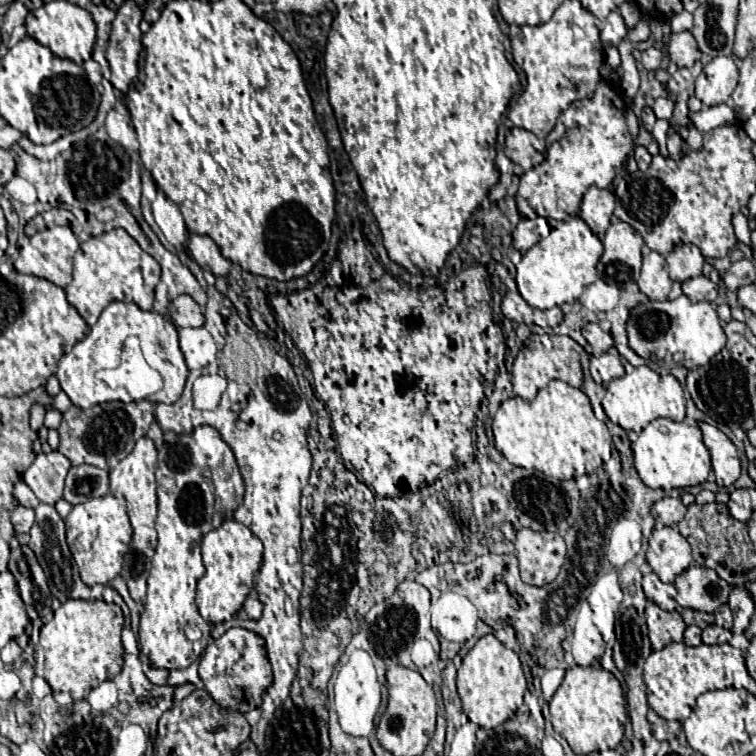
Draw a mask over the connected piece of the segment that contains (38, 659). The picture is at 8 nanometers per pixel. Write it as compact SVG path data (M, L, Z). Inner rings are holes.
M67 600L55 610L51 622L41 628L41 640L35 648L35 674L45 678L53 692L67 692L73 700L85 700L89 692L105 680L113 680L123 668L123 614L115 604L103 600Z

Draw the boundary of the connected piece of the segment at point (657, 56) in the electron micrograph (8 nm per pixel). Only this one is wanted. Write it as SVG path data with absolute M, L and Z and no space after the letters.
M647 48L641 52L641 62L647 70L657 70L661 66L661 60L663 60L663 54L657 48Z

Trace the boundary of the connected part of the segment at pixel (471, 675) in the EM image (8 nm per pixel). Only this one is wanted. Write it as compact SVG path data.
M493 634L483 636L463 658L463 666L457 670L457 692L463 702L463 712L471 722L481 728L495 728L511 718L523 704L527 680L519 662L519 656L505 648Z

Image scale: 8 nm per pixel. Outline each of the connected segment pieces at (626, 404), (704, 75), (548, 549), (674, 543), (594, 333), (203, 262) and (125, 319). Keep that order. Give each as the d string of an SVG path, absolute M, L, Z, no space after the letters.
M639 366L639 368L627 368L627 374L621 378L615 378L607 384L607 392L603 396L603 410L607 418L621 426L623 430L633 430L641 432L649 422L657 418L669 418L675 422L683 422L685 418L685 392L679 380L671 374L657 374L649 366Z
M717 56L703 66L695 82L695 96L707 104L717 106L727 102L737 86L737 66L729 56Z
M529 528L517 532L515 550L521 580L531 586L547 586L553 582L567 554L565 542L557 532L535 532Z
M657 524L649 536L647 562L661 580L673 582L691 564L691 546L677 528Z
M586 323L582 328L588 347L585 348L591 357L598 357L614 345L609 332L603 331L597 323Z
M191 234L191 238L189 238L189 254L193 256L193 260L201 268L213 272L215 276L225 276L229 272L231 262L221 254L219 246L209 236Z
M111 302L99 316L97 324L91 328L85 340L77 342L71 350L71 356L63 356L59 360L59 370L57 378L63 388L63 392L71 398L71 402L79 408L91 408L103 402L121 401L129 403L136 401L131 398L131 394L125 390L125 386L113 386L107 384L99 374L103 370L117 370L117 368L137 368L137 354L143 356L145 364L153 366L165 386L157 392L147 396L147 400L155 404L173 404L185 388L187 382L187 366L181 356L181 348L177 348L177 330L175 326L165 320L157 312L143 312L135 304L125 304L125 302Z

